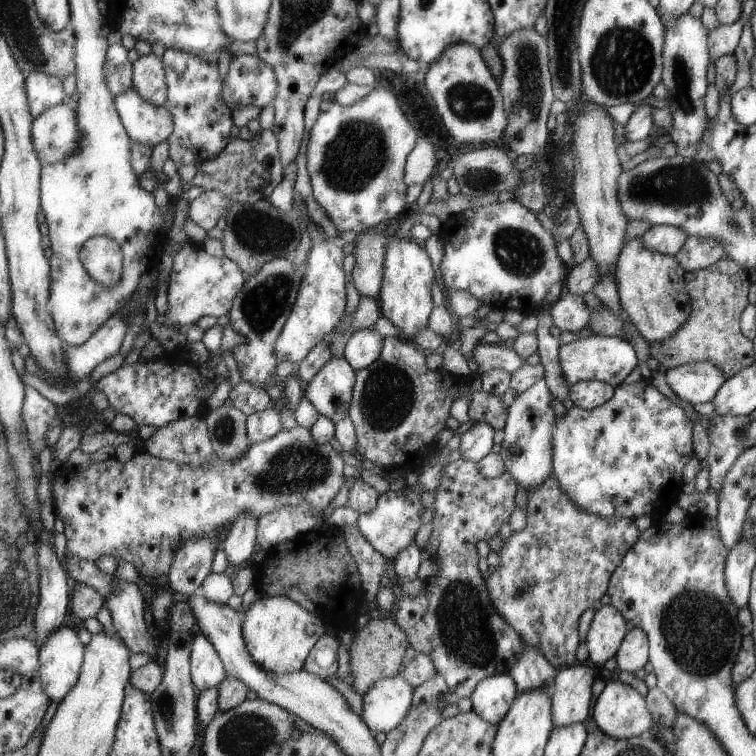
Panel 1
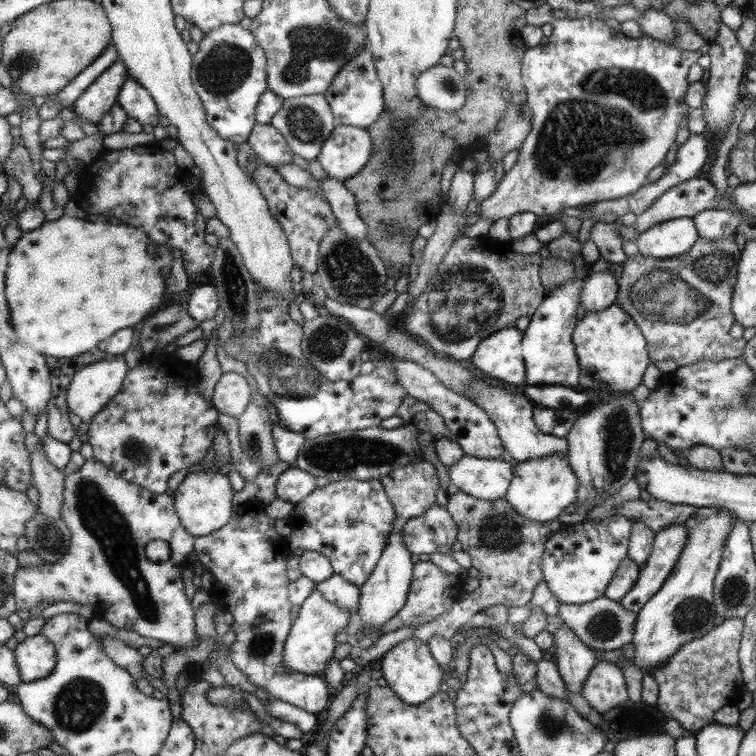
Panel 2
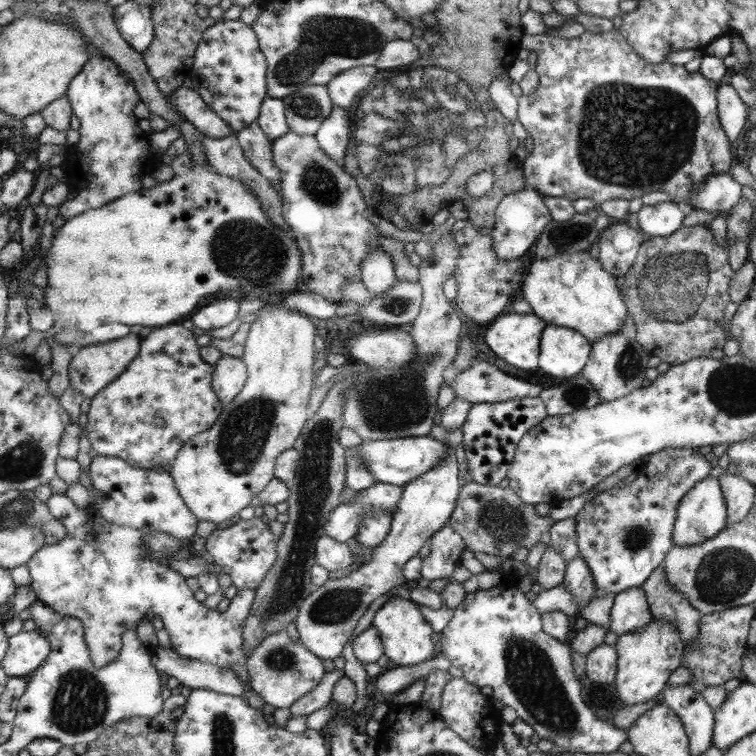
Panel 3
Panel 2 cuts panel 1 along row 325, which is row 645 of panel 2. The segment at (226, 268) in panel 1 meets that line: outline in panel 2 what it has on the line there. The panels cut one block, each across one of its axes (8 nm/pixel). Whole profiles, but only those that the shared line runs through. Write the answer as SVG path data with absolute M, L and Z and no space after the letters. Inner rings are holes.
M86 459L78 472L66 475L63 491L62 520L71 529L69 553L56 563L43 566L27 566L20 569L16 577L16 598L20 614L27 617L29 610L41 602L74 602L84 604L94 610L95 618L107 620L116 628L134 630L140 636L156 638L169 648L191 646L196 638L194 628L194 608L184 594L182 564L194 550L194 535L184 527L175 510L175 498L170 492L156 494L128 481L115 470L108 468L103 461ZM152 540L164 540L170 545L170 558L166 562L150 562L146 556L146 544Z

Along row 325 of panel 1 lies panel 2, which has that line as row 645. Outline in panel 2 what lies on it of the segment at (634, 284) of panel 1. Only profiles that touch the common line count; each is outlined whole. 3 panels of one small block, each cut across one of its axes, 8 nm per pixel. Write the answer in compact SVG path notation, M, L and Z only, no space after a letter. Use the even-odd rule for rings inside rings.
M697 507L696 512L684 522L688 528L688 541L680 552L679 562L672 570L663 587L640 609L634 629L634 660L642 666L644 673L648 668L668 662L680 646L706 636L714 626L716 613L715 576L723 562L724 543L732 534L736 516L730 510Z

